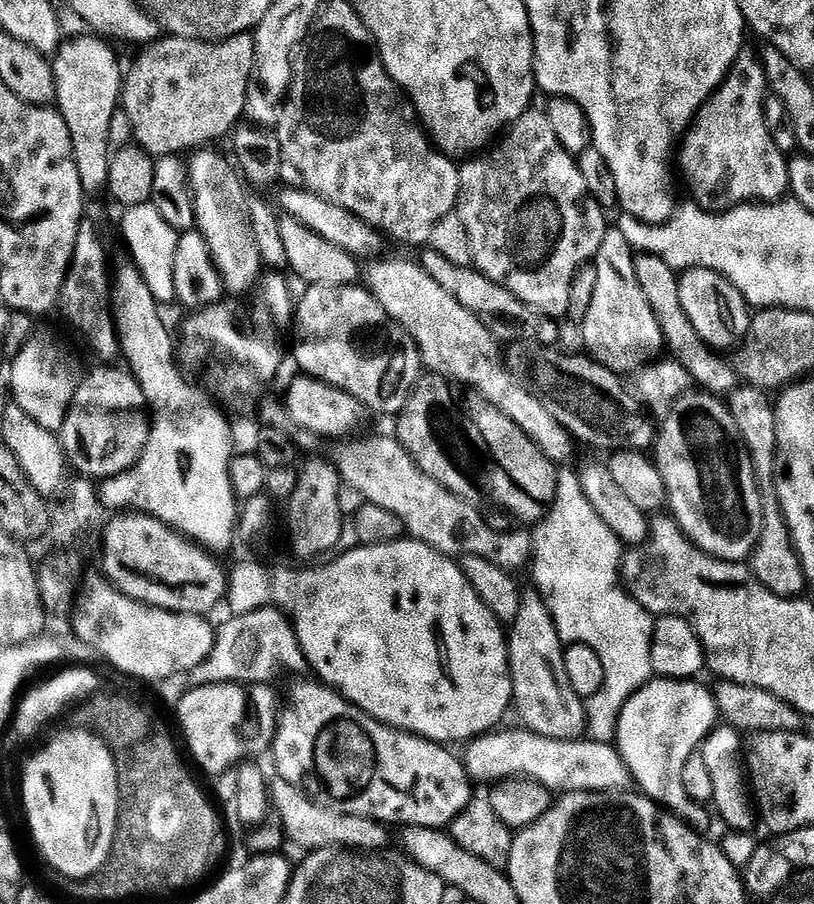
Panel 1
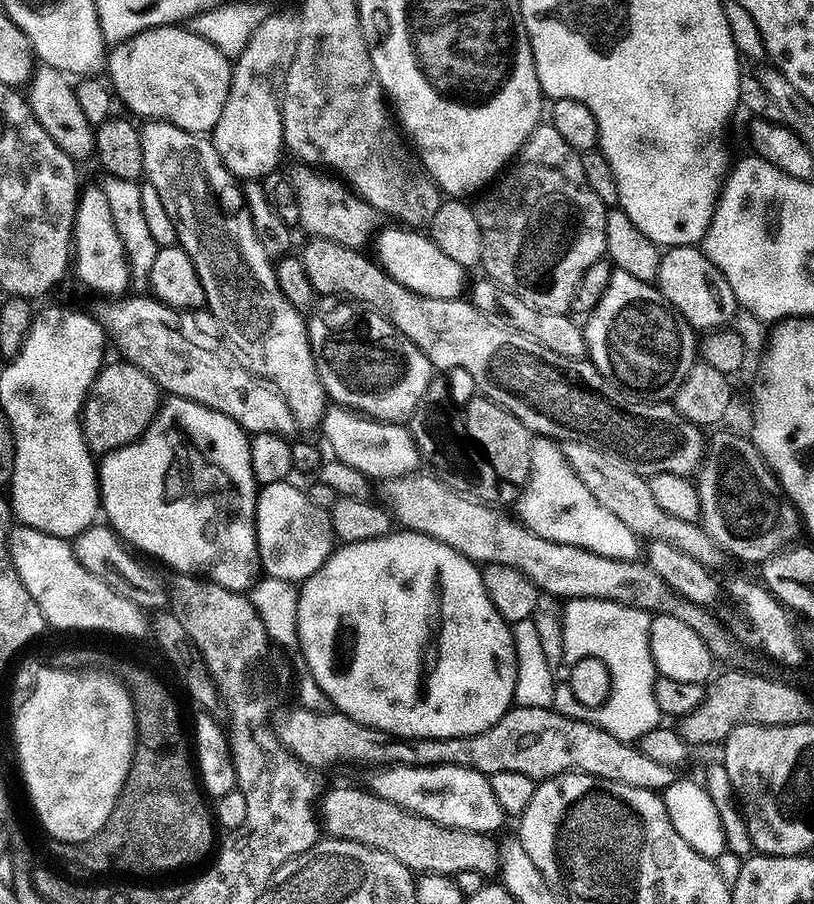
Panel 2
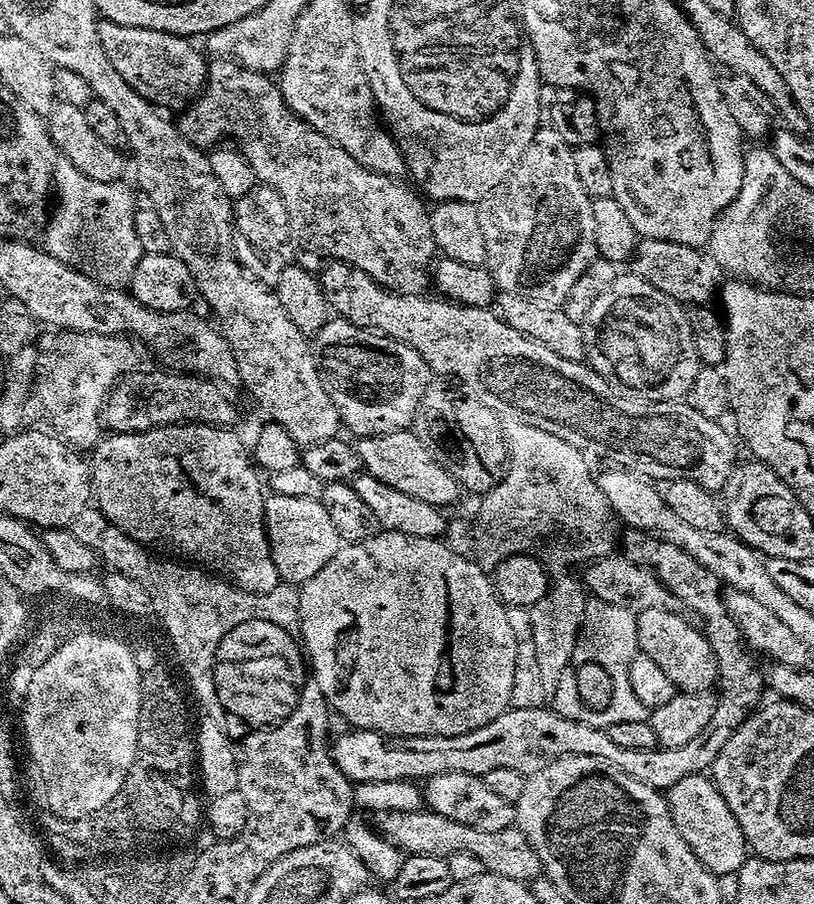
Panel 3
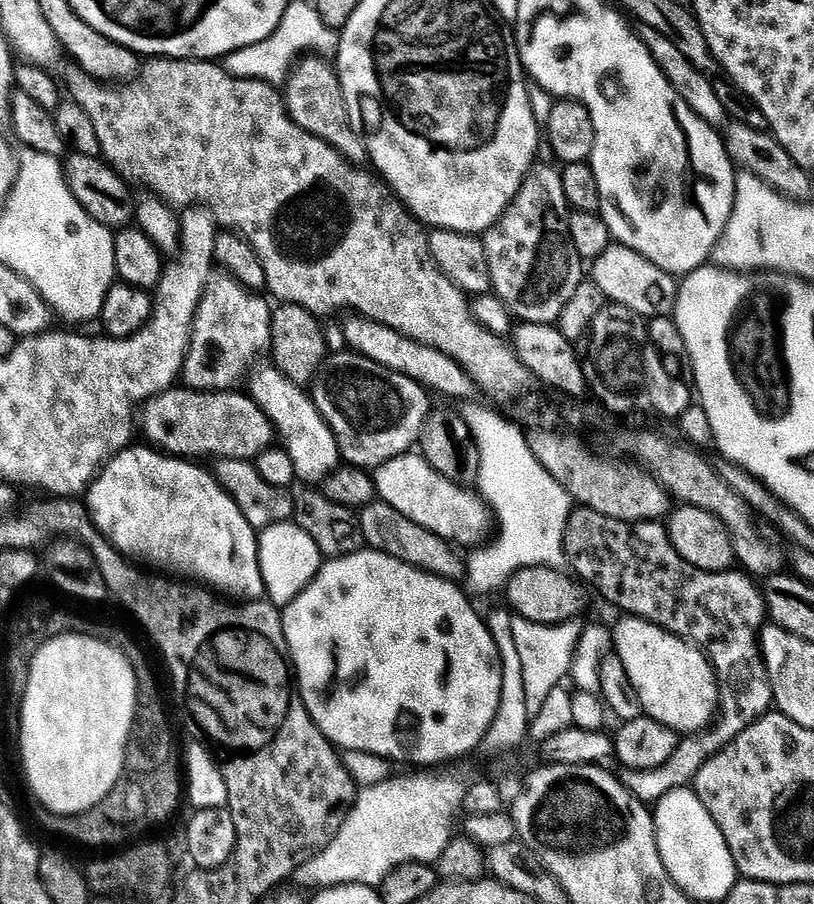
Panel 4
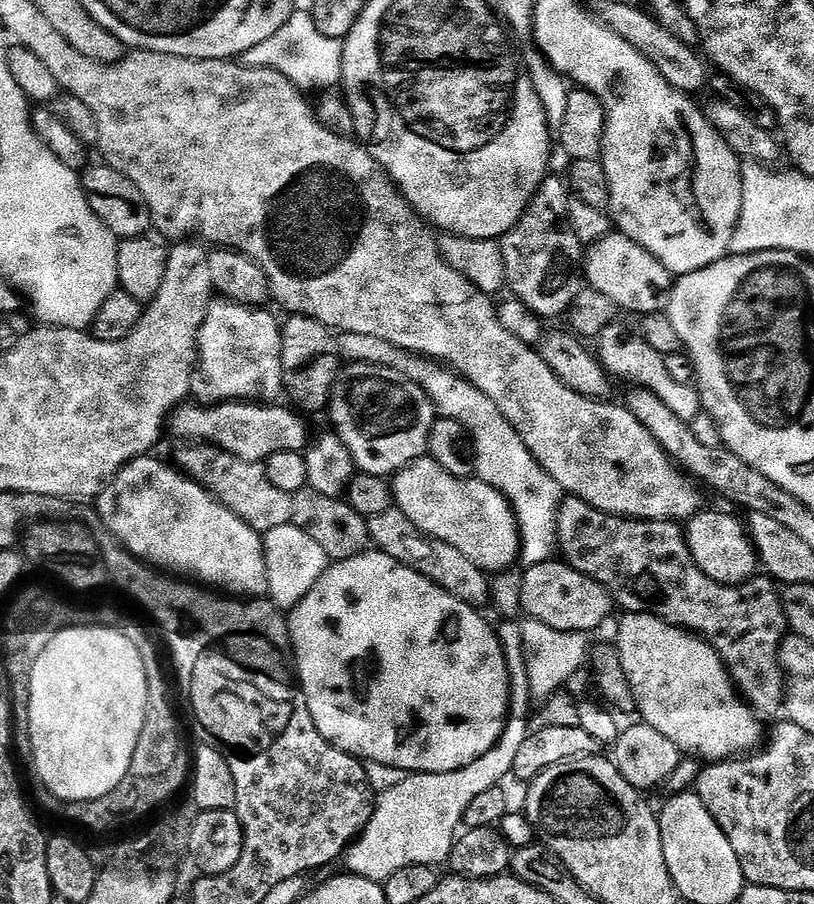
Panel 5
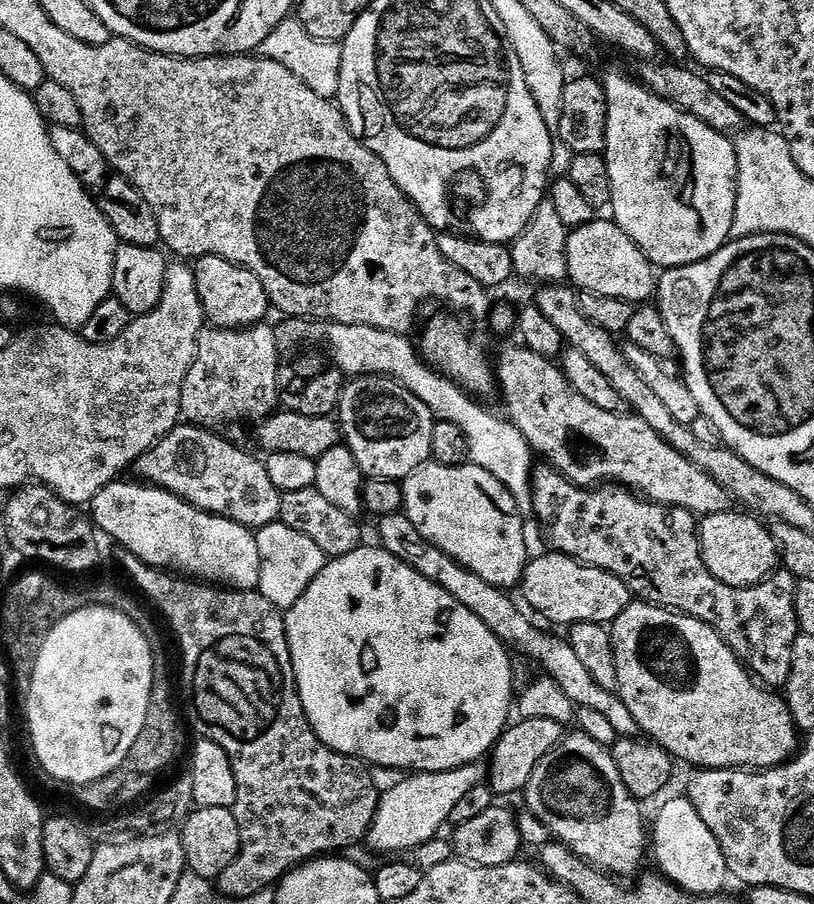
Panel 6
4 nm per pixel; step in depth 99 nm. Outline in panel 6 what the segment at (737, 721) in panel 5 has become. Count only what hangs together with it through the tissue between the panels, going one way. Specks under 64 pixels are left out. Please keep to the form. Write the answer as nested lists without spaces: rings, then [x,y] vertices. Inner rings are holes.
[[[633,602],[628,605],[626,610],[618,619],[612,621],[610,625],[612,634],[612,645],[614,646],[614,662],[618,666],[618,686],[619,695],[622,702],[634,714],[634,718],[640,724],[640,732],[645,737],[651,738],[660,745],[669,756],[677,761],[685,760],[688,764],[696,764],[697,769],[702,768],[738,768],[741,770],[763,770],[765,768],[775,768],[778,764],[786,764],[798,751],[798,729],[795,720],[792,718],[792,712],[783,699],[780,700],[775,691],[761,686],[754,679],[751,672],[740,663],[740,660],[730,650],[730,646],[718,635],[713,628],[704,624],[698,618],[686,616],[679,610],[671,608],[661,608],[658,604],[649,604],[647,602]]]

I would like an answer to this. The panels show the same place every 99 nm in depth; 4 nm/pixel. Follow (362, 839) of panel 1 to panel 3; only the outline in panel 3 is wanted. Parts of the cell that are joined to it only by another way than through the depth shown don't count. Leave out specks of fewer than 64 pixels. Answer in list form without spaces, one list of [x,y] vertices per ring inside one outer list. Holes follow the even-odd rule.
[[[386,812],[379,817],[379,833],[393,846],[407,855],[428,856],[453,859],[458,854],[474,856],[495,877],[509,883],[528,884],[543,875],[540,856],[529,844],[519,828],[513,826],[506,830],[486,832],[450,822],[433,812]]]

